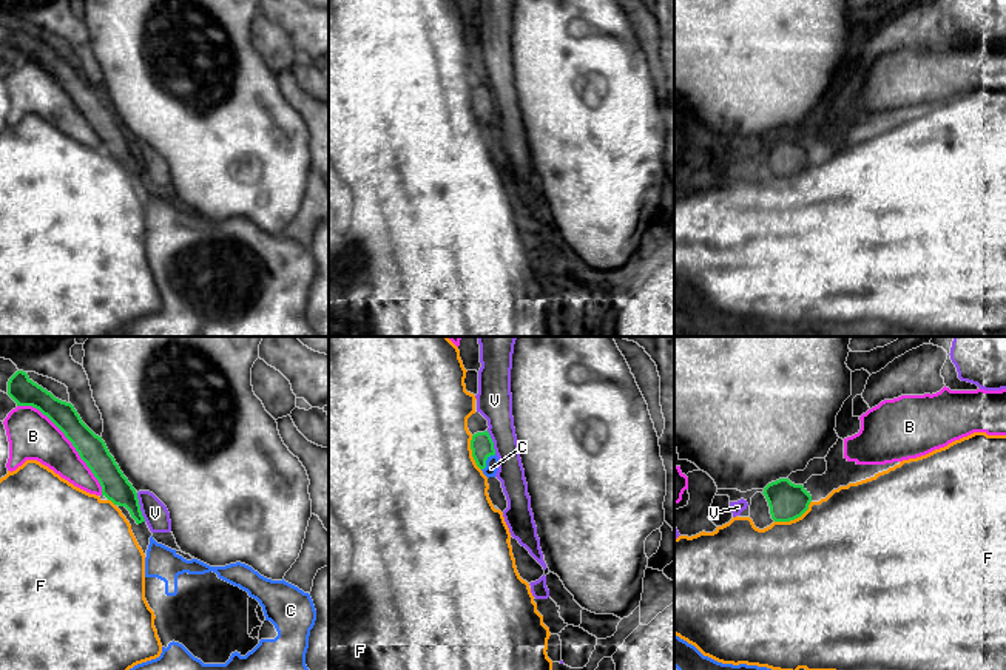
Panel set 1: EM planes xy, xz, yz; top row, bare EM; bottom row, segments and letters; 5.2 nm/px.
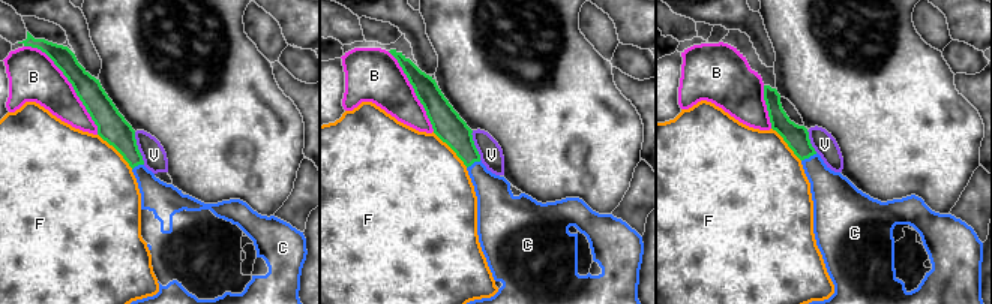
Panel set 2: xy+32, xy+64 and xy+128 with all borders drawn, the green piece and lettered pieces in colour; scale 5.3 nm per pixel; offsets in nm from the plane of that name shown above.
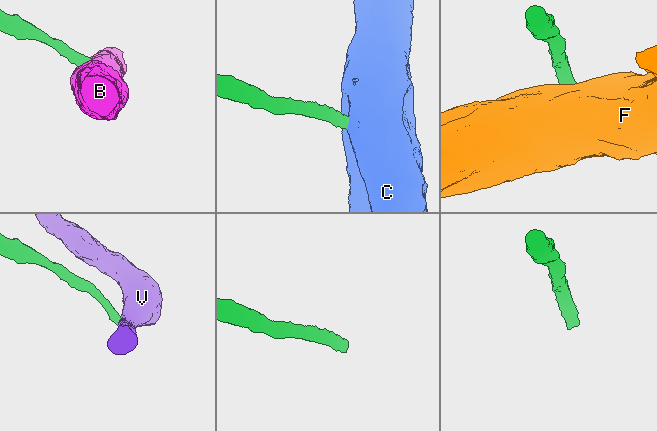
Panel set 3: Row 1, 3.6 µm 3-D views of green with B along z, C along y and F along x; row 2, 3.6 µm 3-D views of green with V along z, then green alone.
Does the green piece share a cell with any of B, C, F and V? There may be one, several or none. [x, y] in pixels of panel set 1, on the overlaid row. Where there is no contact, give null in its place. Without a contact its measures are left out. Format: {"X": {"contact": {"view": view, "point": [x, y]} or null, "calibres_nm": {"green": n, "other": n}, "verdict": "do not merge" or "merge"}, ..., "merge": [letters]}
{"B": {"contact": {"view": "xy", "point": [70, 440]}, "calibres_nm": {"green": 150, "other": 240}, "verdict": "do not merge"}, "C": {"contact": {"view": "xz", "point": [486, 459]}, "calibres_nm": {"green": 120, "other": 70}, "verdict": "merge"}, "F": {"contact": {"view": "yz", "point": [795, 517]}, "calibres_nm": {"green": 190, "other": 480}, "verdict": "do not merge"}, "V": {"contact": {"view": "xy", "point": [139, 507]}, "calibres_nm": {"green": 140, "other": 130}, "verdict": "do not merge"}, "merge": ["C"]}

